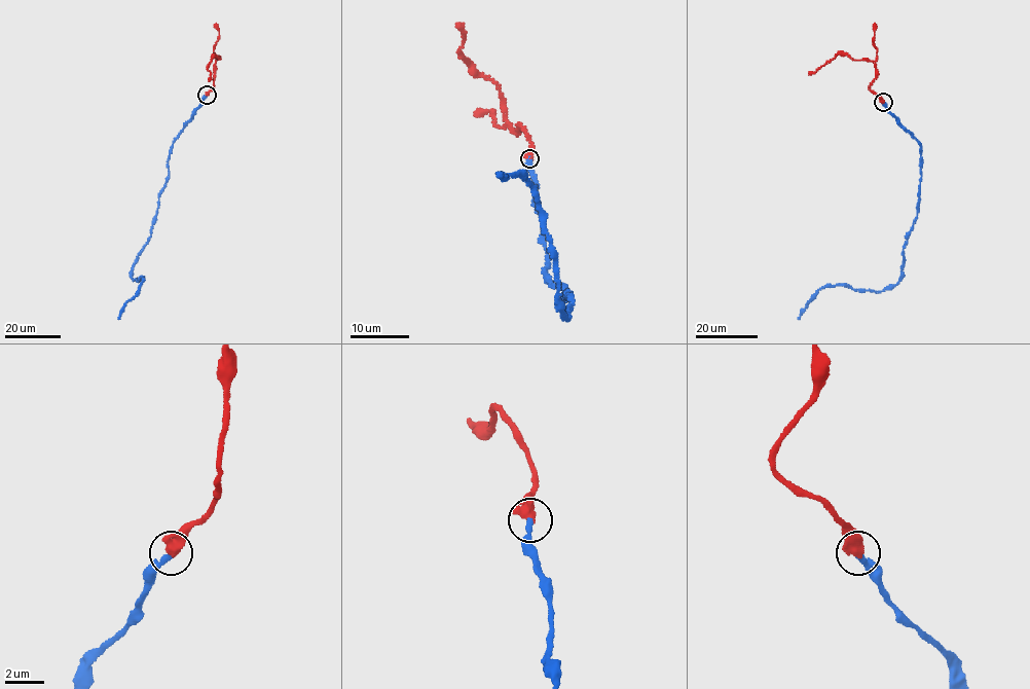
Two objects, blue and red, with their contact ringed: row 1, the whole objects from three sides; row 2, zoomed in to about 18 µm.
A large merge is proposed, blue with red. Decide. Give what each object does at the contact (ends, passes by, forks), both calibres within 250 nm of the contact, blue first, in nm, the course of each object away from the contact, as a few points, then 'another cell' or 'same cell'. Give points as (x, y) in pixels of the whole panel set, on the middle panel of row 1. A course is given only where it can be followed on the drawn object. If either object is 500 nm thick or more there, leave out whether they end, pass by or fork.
calibres 240 and 600 nm; course blue (528, 159), (549, 253), (544, 272), (551, 287), (573, 297), (565, 319), (536, 191), (519, 174), (499, 173); course red (529, 159), (530, 143), (521, 125), (518, 132), (510, 129), (500, 88), (458, 50), (465, 38), (457, 24); same cell

